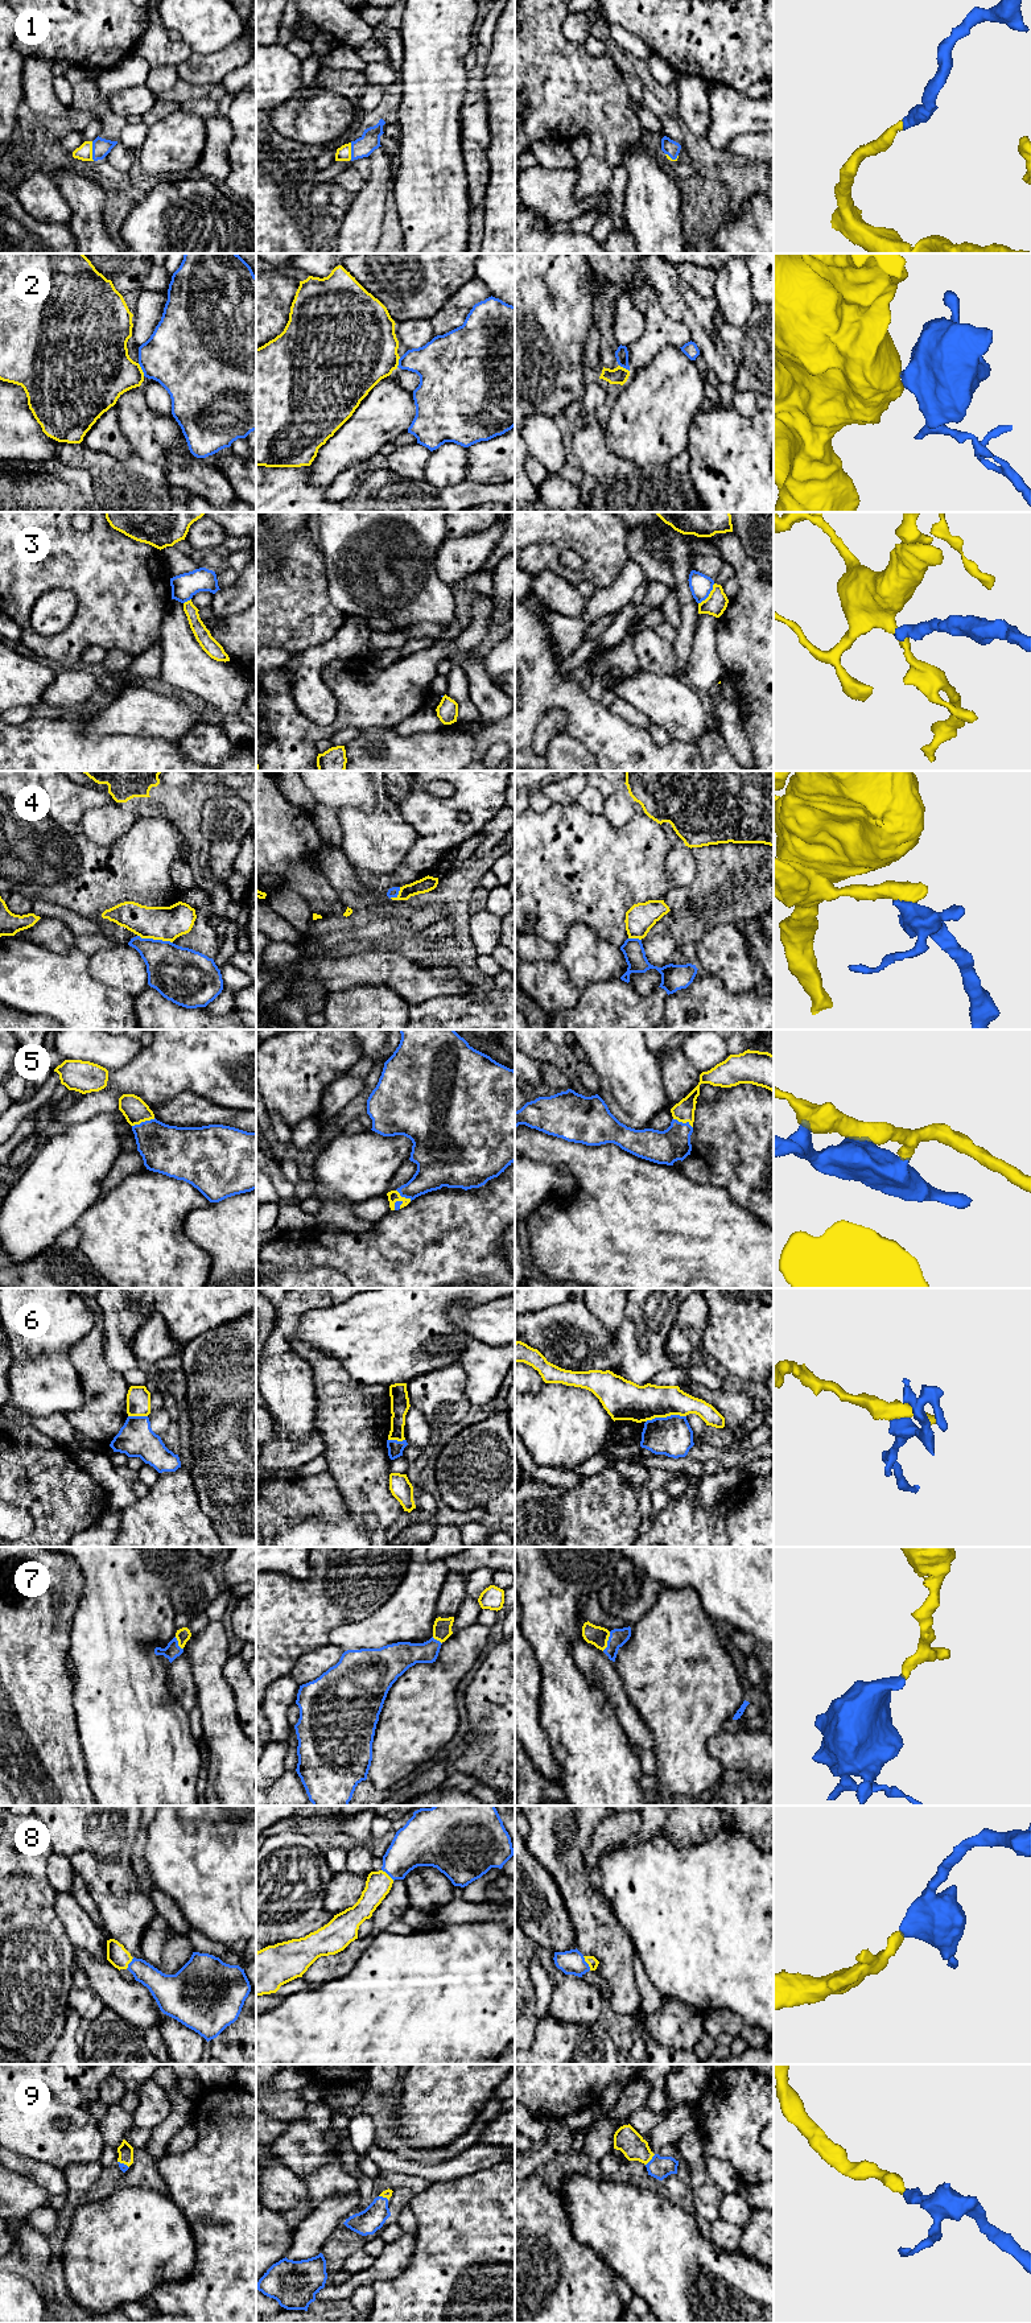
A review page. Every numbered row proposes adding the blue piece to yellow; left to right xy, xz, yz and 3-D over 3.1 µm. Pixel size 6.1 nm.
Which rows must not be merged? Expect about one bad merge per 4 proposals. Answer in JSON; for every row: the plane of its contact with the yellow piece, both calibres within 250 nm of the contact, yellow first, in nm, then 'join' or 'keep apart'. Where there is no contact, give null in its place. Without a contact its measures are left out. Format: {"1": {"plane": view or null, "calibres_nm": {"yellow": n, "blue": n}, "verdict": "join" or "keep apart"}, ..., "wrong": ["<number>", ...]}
{"1": {"plane": "xy", "calibres_nm": {"yellow": 100, "blue": 110}, "verdict": "join"}, "2": {"plane": "xy", "calibres_nm": {"yellow": 380, "blue": 420}, "verdict": "keep apart"}, "3": {"plane": "yz", "calibres_nm": {"yellow": 140, "blue": 140}, "verdict": "keep apart"}, "4": {"plane": "xy", "calibres_nm": {"yellow": 200, "blue": 320}, "verdict": "keep apart"}, "5": {"plane": "xy", "calibres_nm": {"yellow": 150, "blue": 300}, "verdict": "join"}, "6": {"plane": "yz", "calibres_nm": {"yellow": 220, "blue": 240}, "verdict": "keep apart"}, "7": {"plane": "yz", "calibres_nm": {"yellow": 120, "blue": 110}, "verdict": "join"}, "8": {"plane": "yz", "calibres_nm": {"yellow": 70, "blue": 150}, "verdict": "join"}, "9": {"plane": "yz", "calibres_nm": {"yellow": 160, "blue": 140}, "verdict": "join"}, "wrong": ["2", "3", "4", "6"]}

